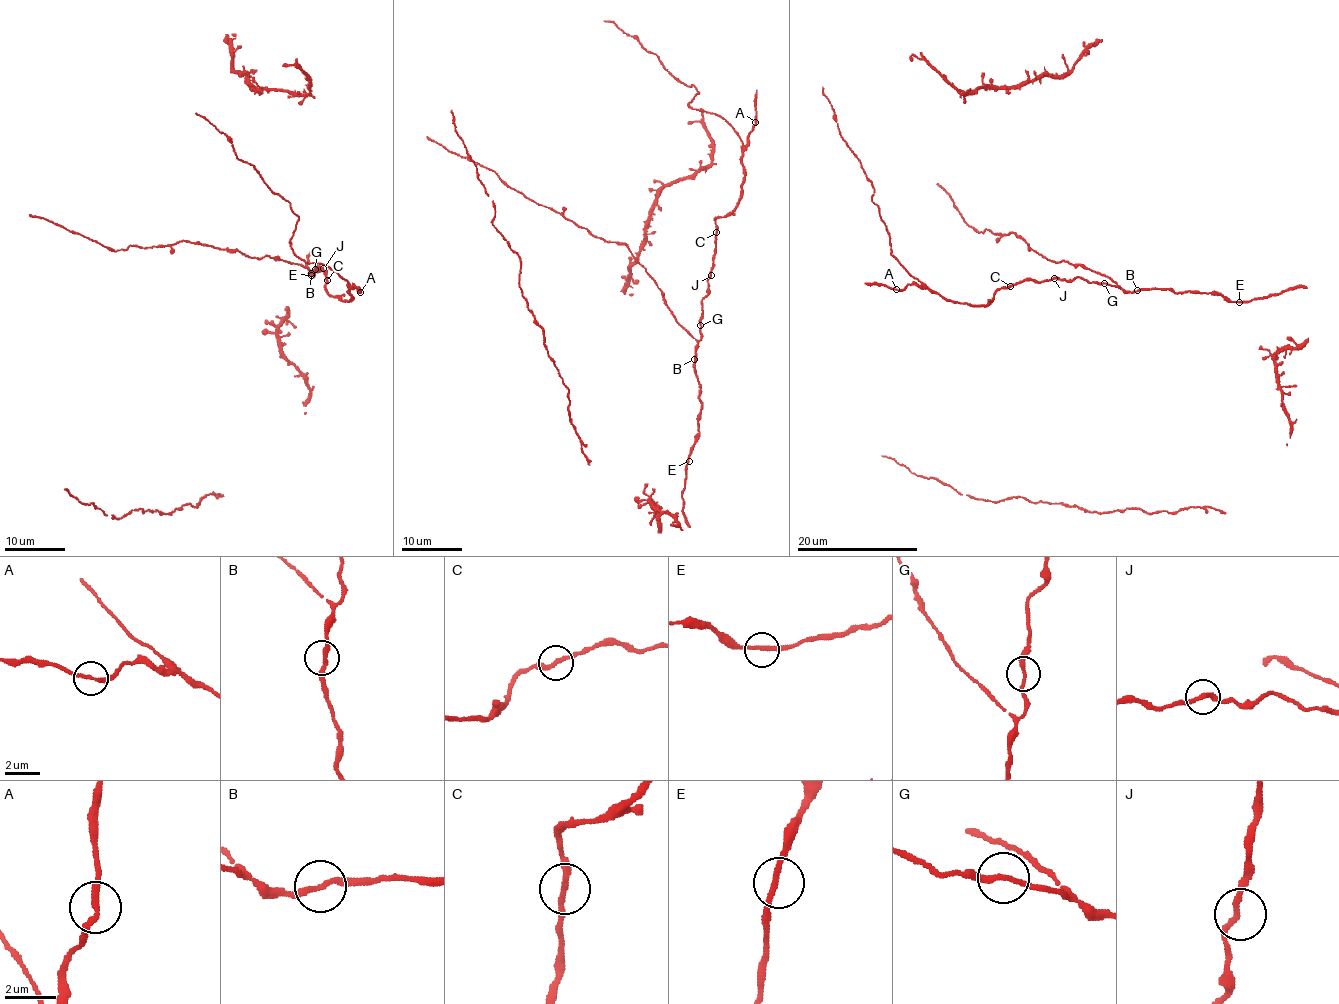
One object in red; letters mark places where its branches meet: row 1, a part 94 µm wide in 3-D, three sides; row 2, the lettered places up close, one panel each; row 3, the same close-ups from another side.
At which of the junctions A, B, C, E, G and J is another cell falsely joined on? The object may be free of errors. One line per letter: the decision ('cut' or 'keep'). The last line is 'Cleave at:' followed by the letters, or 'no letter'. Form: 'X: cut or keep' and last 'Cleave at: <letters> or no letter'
A: keep
B: keep
C: keep
E: keep
G: keep
J: keep
Cleave at: no letter

